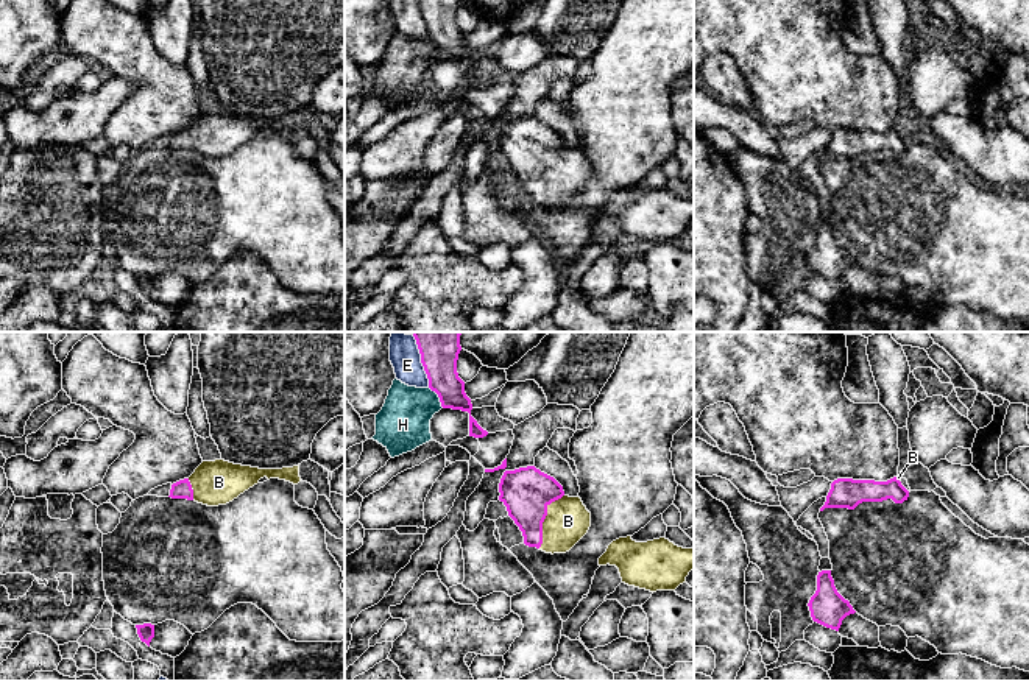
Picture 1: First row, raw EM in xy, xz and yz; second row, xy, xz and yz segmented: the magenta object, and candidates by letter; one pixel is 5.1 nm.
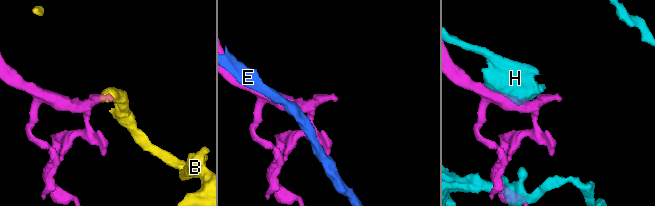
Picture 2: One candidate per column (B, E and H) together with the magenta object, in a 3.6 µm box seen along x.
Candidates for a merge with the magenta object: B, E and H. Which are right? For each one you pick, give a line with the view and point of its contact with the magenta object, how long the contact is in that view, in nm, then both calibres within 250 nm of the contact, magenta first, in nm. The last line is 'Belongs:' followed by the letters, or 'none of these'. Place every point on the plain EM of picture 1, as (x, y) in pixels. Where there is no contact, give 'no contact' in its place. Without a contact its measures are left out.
B: contact xz (544, 169); length 300 nm; calibres 260 and 220 nm
Belongs: B

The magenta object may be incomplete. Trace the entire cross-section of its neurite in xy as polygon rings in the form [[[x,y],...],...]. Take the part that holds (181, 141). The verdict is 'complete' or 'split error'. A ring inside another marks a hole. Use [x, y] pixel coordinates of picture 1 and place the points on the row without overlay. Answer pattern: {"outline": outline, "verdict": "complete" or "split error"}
{"outline": [[[225,111],[203,112],[189,129],[172,136],[168,148],[195,151],[207,157],[226,156],[263,128],[298,136],[301,132],[299,115],[282,120],[259,120]]], "verdict": "split error"}

